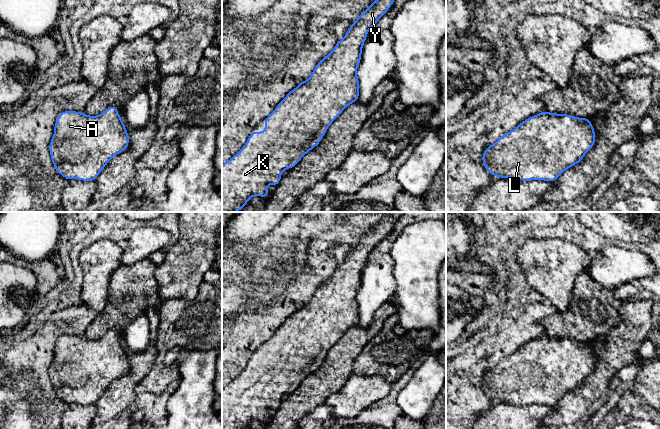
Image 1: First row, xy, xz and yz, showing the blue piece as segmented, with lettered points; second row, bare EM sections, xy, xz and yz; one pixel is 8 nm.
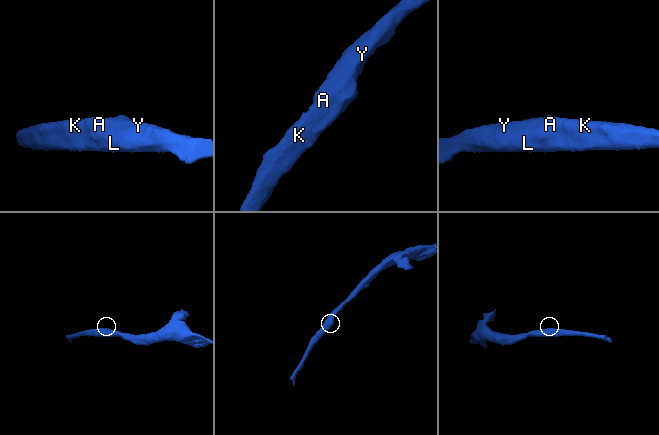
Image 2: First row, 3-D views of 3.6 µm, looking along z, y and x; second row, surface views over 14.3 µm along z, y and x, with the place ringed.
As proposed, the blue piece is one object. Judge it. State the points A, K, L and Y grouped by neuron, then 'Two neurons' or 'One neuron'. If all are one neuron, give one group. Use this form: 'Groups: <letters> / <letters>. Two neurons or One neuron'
Groups: A K L Y. One neuron

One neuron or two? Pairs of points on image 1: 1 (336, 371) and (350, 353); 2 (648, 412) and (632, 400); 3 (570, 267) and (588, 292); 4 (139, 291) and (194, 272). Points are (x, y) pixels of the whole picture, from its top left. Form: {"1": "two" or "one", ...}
{"1": "one", "2": "one", "3": "two", "4": "two"}

